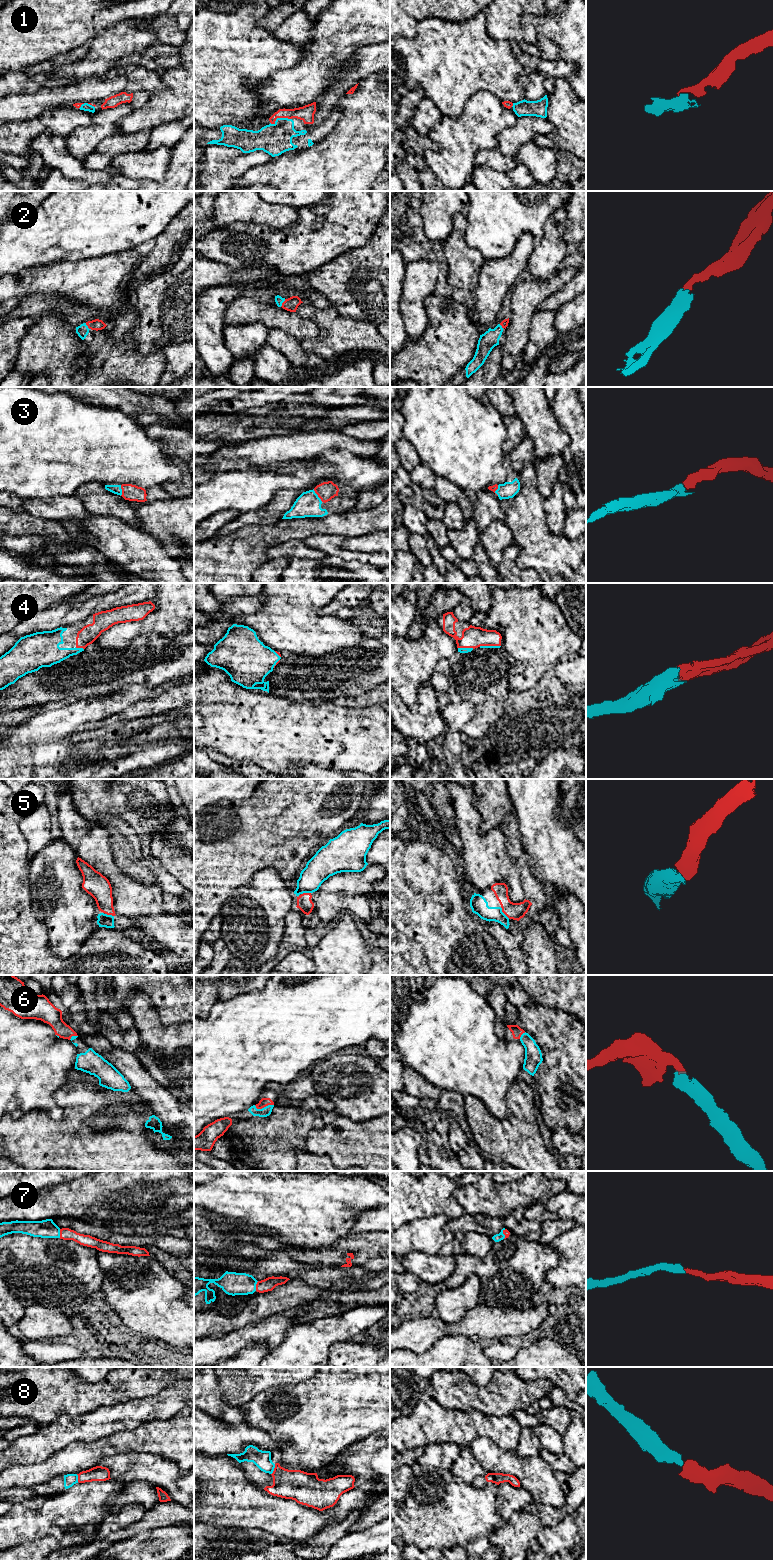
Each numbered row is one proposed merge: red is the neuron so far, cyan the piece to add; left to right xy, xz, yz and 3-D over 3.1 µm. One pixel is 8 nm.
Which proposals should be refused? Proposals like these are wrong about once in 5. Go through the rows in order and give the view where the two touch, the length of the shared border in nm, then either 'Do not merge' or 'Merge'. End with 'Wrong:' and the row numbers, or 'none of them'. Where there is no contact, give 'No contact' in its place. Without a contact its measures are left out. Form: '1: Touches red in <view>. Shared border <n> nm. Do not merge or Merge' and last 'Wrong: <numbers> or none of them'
1: Touches red in xz. Shared border 180 nm. Merge
2: Touches red in xy. Shared border 80 nm. Merge
3: Touches red in xz. Shared border 130 nm. Merge
4: Touches red in yz. Shared border 130 nm. Merge
5: Touches red in yz. Shared border 120 nm. Merge
6: Touches red in xz. Shared border 160 nm. Merge
7: Touches red in xz. Shared border 80 nm. Merge
8: Touches red in xz. Shared border 90 nm. Merge
Wrong: none of them

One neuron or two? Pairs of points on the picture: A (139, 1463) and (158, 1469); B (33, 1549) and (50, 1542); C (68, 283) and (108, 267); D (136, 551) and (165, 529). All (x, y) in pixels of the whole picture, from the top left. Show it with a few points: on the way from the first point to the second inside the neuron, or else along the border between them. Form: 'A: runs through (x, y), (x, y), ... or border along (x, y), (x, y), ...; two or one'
A: runs through (144, 1467), (153, 1469); one
B: runs through (37, 1549), (46, 1546); one
C: runs through (78, 280), (95, 280), (98, 277); one
D: border along (134, 526), (149, 533), (169, 555); two

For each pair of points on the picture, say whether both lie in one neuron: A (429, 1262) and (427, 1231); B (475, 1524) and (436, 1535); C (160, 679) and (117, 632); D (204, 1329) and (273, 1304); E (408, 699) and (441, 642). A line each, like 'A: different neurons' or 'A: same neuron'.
A: different neurons
B: same neuron
C: different neurons
D: same neuron
E: same neuron

